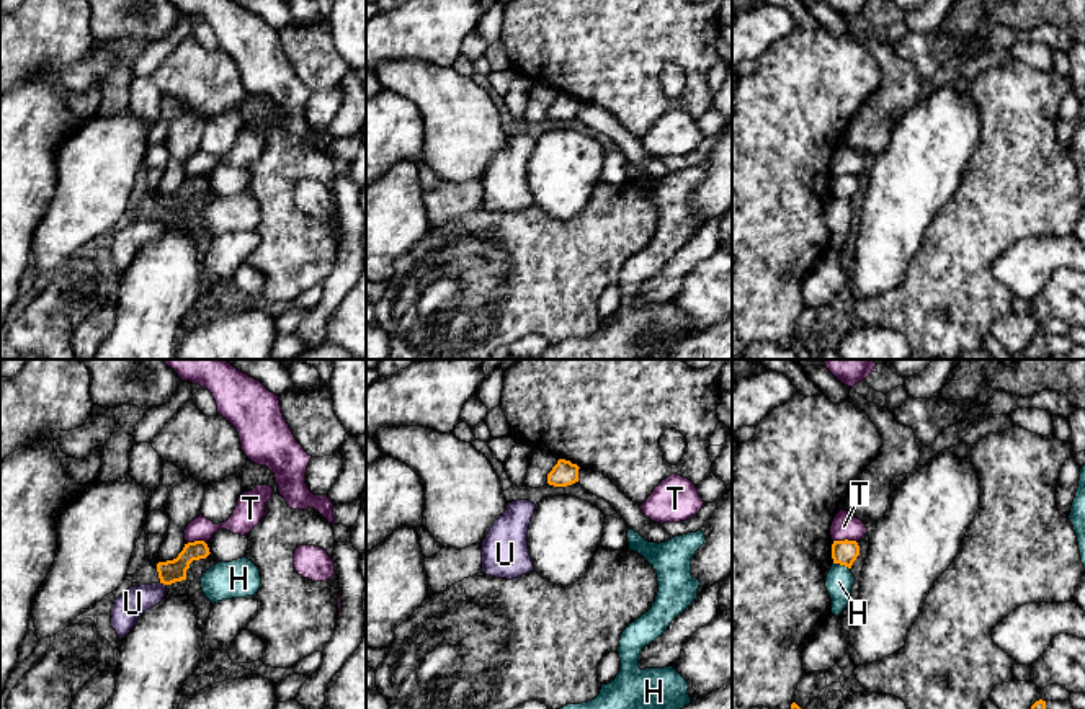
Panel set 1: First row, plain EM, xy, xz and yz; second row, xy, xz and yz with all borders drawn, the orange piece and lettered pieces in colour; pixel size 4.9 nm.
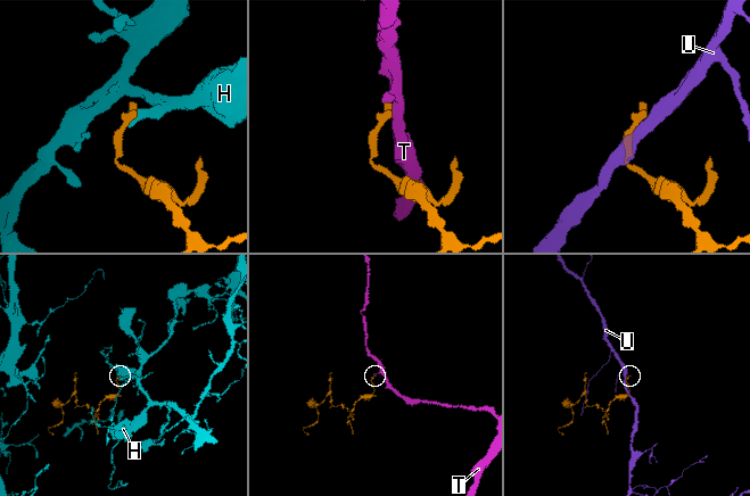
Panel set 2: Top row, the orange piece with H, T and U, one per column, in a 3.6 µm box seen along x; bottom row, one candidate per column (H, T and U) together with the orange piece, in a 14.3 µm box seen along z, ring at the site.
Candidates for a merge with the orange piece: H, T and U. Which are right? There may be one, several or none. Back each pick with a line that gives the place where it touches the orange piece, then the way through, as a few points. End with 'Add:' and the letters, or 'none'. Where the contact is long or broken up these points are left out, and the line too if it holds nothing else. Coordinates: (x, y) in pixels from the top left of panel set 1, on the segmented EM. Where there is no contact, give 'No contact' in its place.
Add: none

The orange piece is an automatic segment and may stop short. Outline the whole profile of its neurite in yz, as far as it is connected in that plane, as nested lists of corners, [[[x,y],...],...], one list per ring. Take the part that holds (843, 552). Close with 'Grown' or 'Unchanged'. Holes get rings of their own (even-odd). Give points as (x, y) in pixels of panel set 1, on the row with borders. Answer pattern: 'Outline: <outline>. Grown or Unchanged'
Outline: [[[848,539],[833,541],[832,544],[833,564],[840,564],[851,569],[858,555],[860,555],[860,546],[856,541],[848,541]]]. Unchanged

